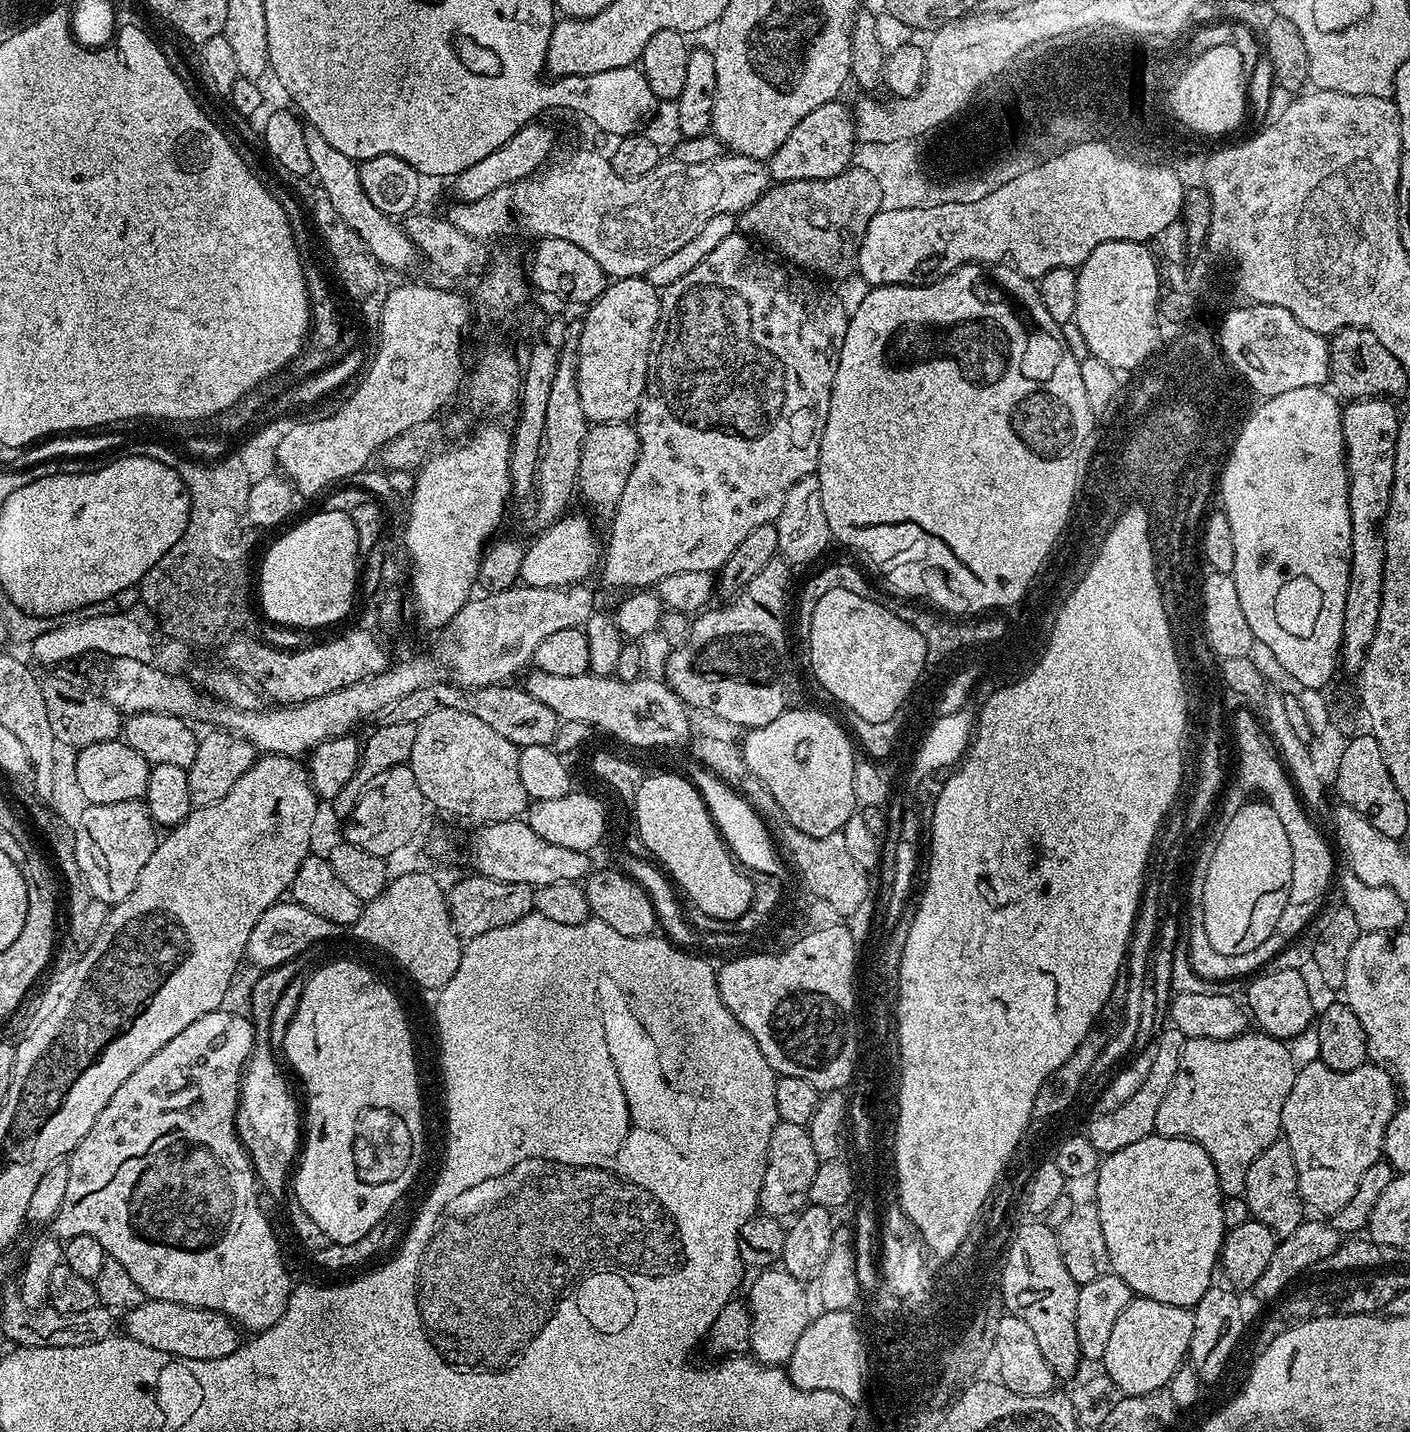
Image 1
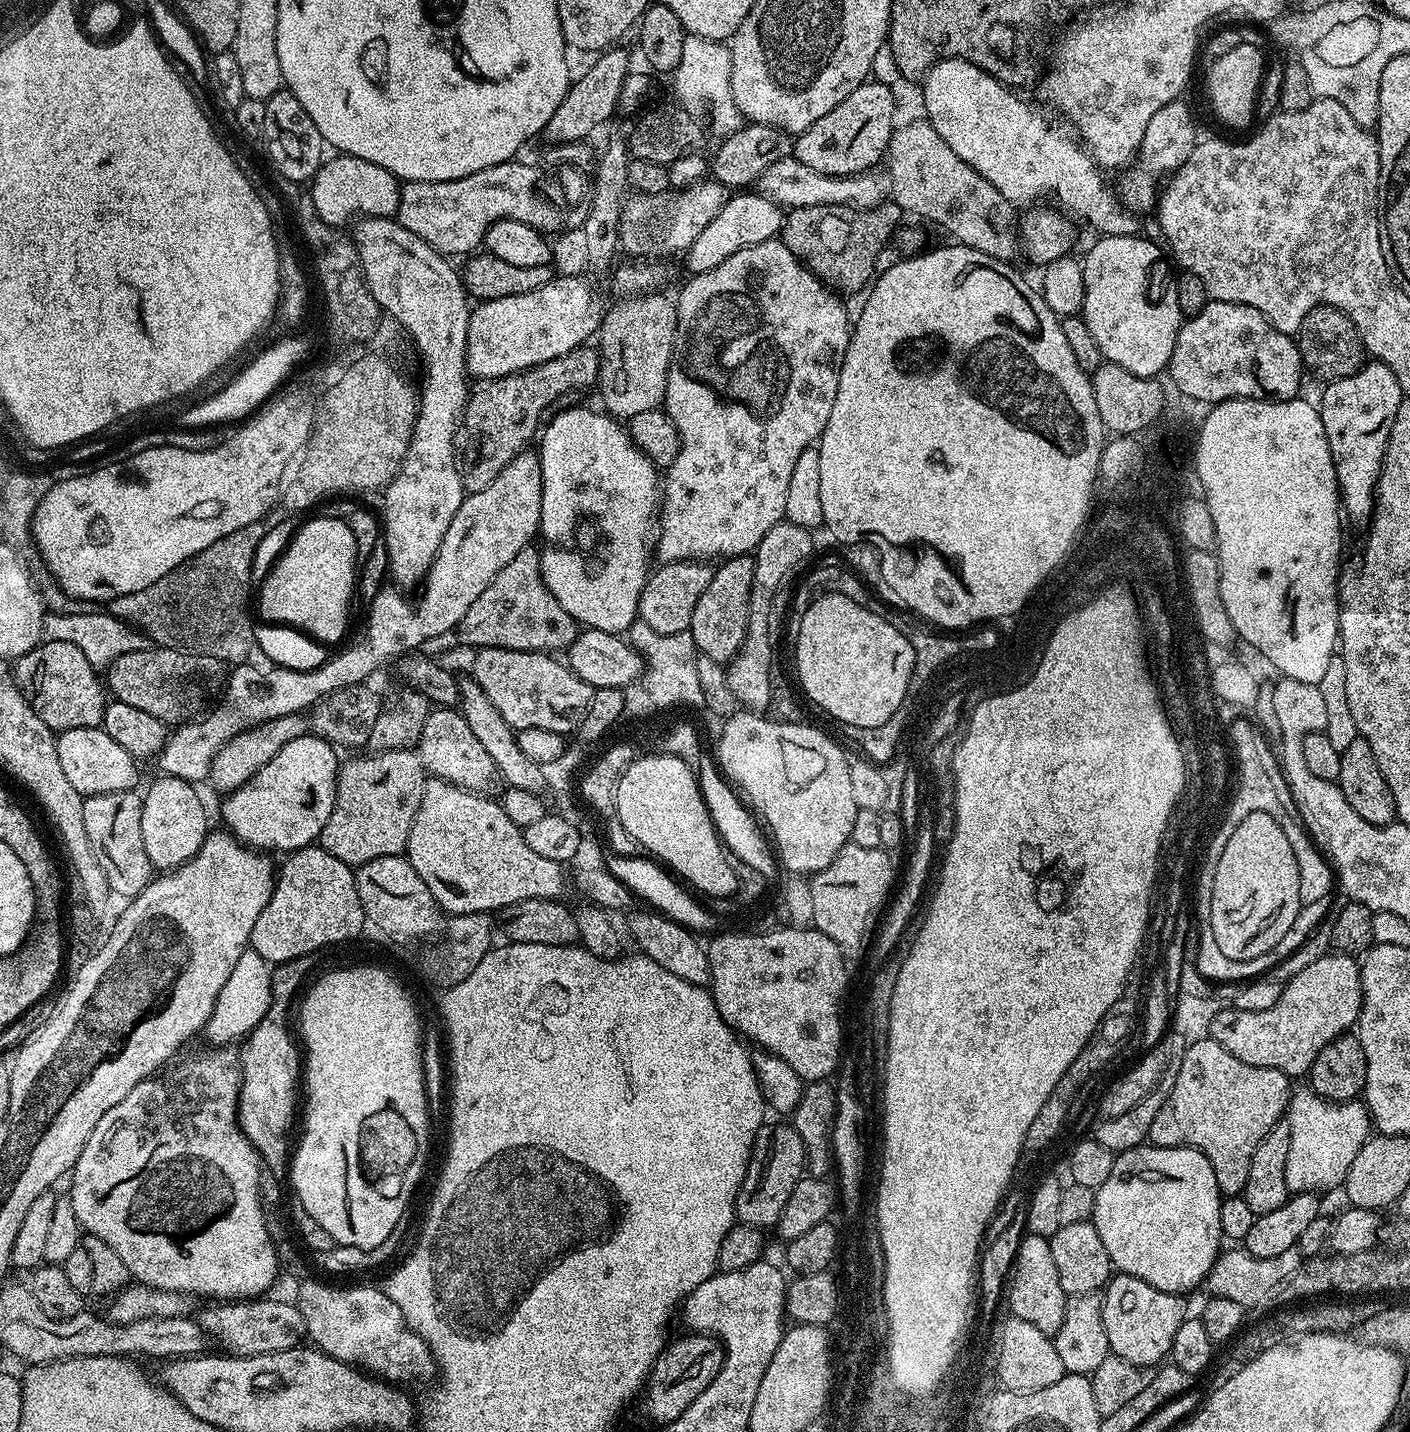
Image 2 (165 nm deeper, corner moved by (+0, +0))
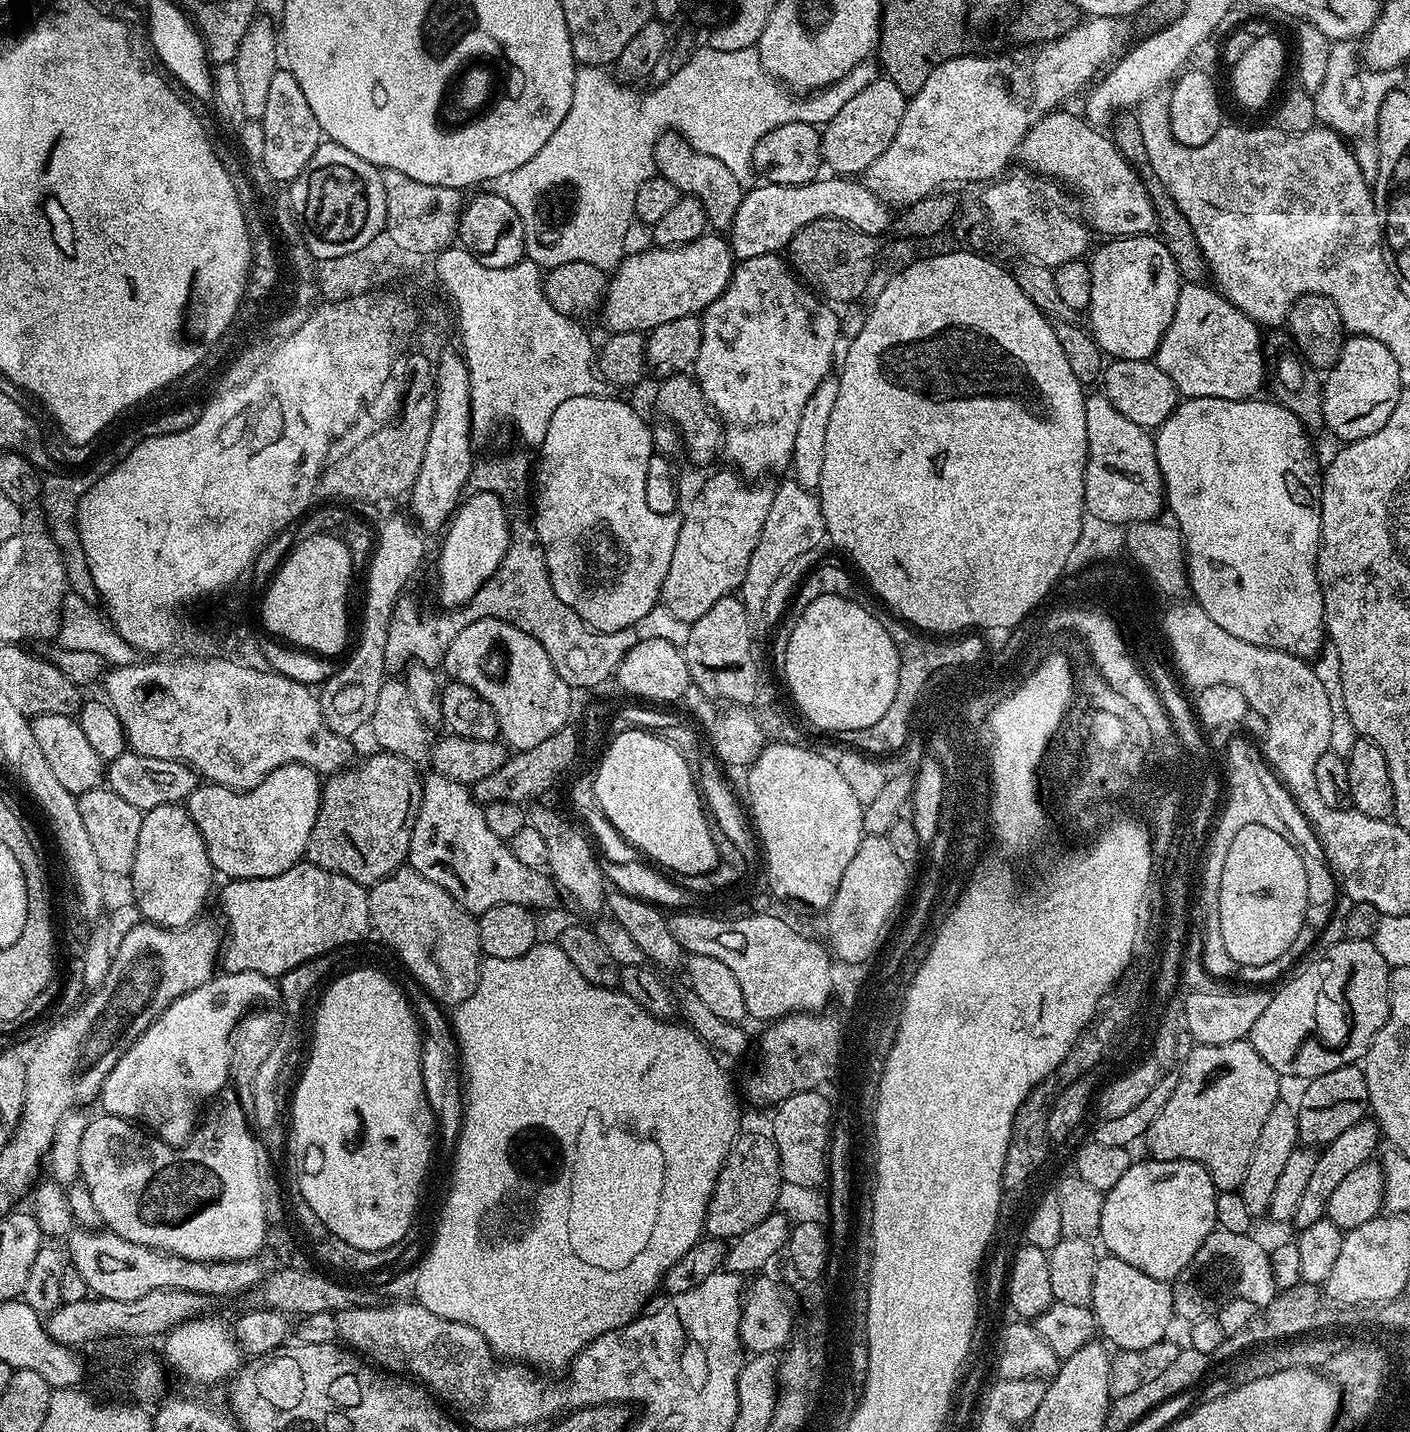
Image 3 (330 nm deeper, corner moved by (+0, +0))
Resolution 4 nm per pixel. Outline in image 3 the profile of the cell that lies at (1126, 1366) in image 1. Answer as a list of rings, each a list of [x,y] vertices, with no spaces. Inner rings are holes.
[[[1111,1254],[1101,1255],[1097,1259],[1090,1307],[1096,1315],[1099,1335],[1104,1335],[1103,1339],[1116,1350],[1146,1350],[1146,1346],[1154,1346],[1154,1342],[1169,1335],[1168,1327],[1174,1321],[1171,1283],[1150,1278],[1150,1274],[1134,1270],[1130,1262],[1122,1262],[1122,1258]]]

